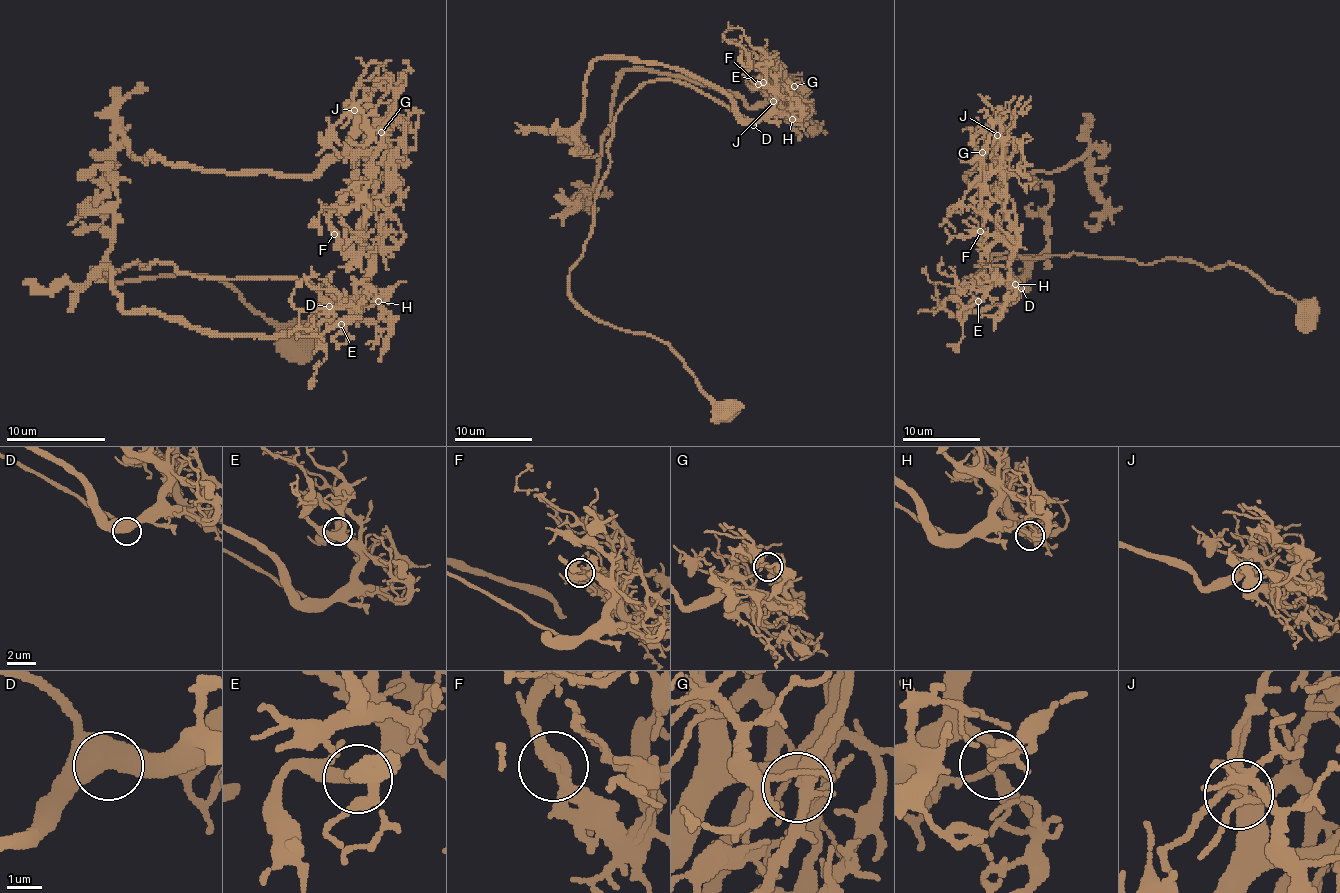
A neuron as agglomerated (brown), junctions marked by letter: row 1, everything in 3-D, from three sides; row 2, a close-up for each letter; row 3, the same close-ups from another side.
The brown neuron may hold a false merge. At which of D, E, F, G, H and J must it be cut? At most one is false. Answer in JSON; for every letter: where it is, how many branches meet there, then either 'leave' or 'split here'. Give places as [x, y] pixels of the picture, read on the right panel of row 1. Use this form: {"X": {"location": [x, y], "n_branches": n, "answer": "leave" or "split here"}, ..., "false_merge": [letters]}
{"D": {"location": [1021, 288], "n_branches": 2, "answer": "leave"}, "E": {"location": [978, 301], "n_branches": 3, "answer": "leave"}, "F": {"location": [980, 231], "n_branches": 2, "answer": "split here"}, "G": {"location": [982, 152], "n_branches": 2, "answer": "leave"}, "H": {"location": [1015, 284], "n_branches": 4, "answer": "leave"}, "J": {"location": [997, 135], "n_branches": 4, "answer": "leave"}, "false_merge": ["F"]}

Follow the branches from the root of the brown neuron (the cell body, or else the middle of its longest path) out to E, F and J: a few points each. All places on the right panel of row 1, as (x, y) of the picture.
E: (1305, 311), (1232, 263), (1079, 253), (994, 253), (976, 265), (1005, 267), (1015, 284), (978, 301)
F: (1305, 311), (1232, 263), (994, 253), (976, 265), (1005, 267), (1015, 286), (1011, 249), (984, 247), (980, 232)
J: (1305, 311), (1232, 263), (994, 253), (978, 267), (1005, 267), (1015, 286), (988, 214), (1005, 177), (997, 135)

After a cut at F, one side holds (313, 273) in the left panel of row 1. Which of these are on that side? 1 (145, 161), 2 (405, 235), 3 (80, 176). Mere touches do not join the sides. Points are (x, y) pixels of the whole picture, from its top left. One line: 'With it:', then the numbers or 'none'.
With it: 2, 3

